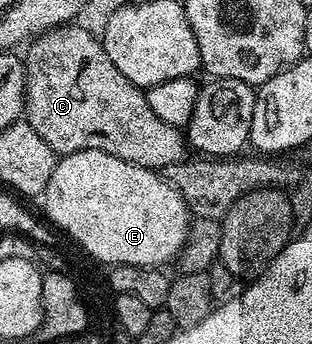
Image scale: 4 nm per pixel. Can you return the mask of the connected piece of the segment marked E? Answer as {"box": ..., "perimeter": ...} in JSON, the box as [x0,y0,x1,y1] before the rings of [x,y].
{"box":[41,150,193,269],"perimeter":[[[81,150],[56,159],[55,169],[42,194],[41,203],[47,216],[63,232],[75,239],[78,247],[84,245],[95,252],[108,266],[128,264],[142,268],[162,269],[170,260],[180,259],[187,235],[191,233],[193,217],[181,194],[154,168],[142,168],[133,162],[113,158],[101,150]]]}

